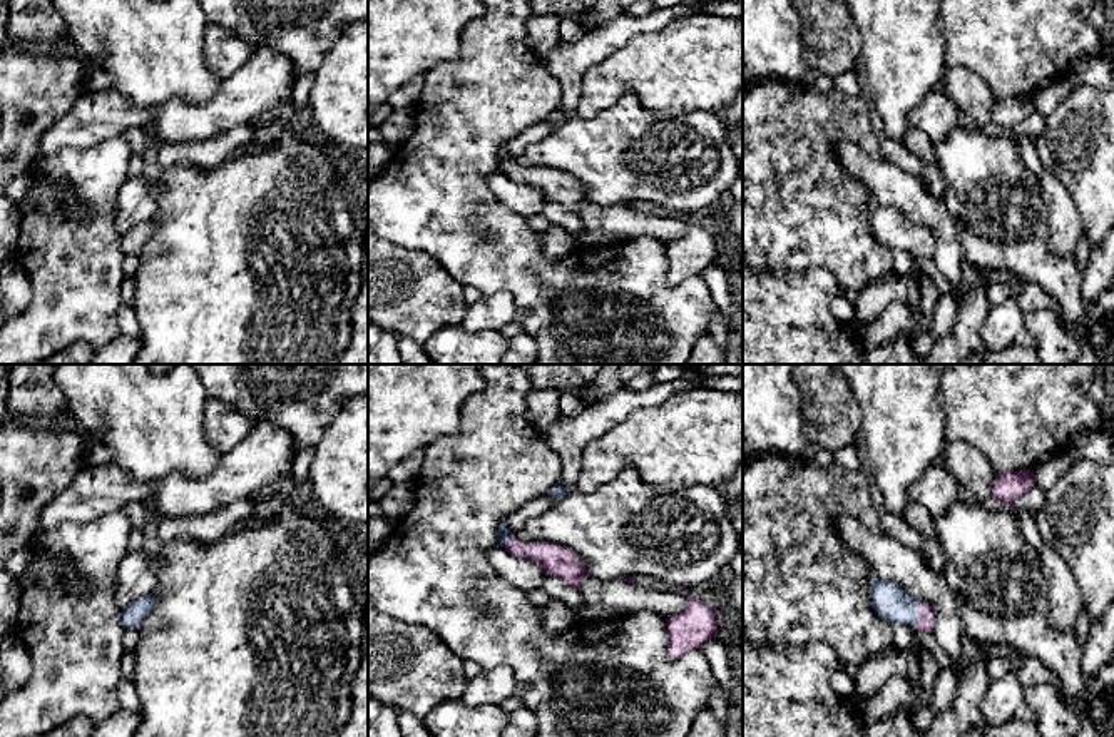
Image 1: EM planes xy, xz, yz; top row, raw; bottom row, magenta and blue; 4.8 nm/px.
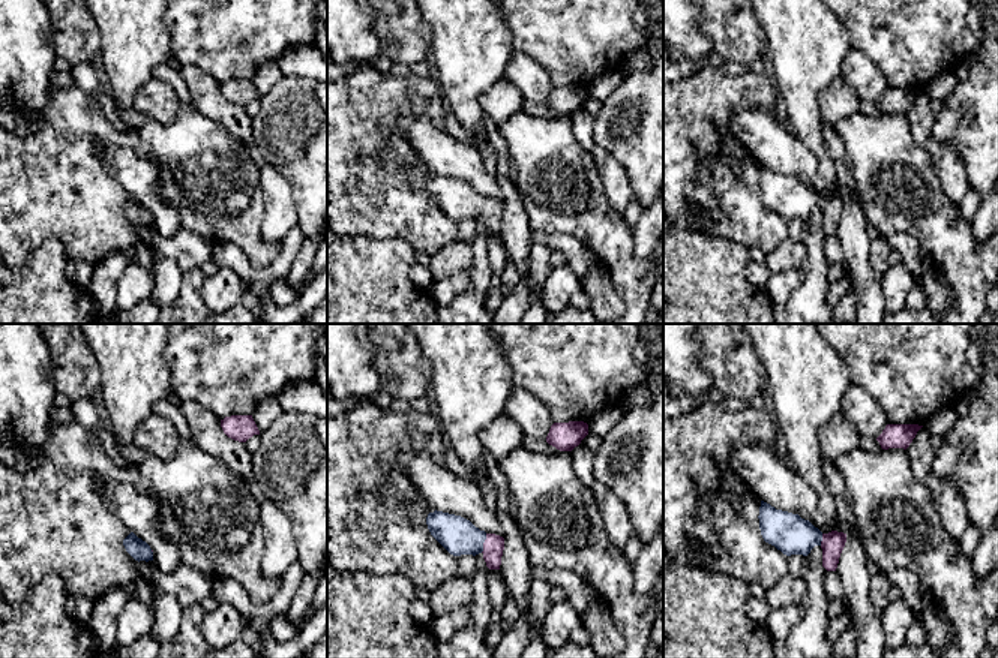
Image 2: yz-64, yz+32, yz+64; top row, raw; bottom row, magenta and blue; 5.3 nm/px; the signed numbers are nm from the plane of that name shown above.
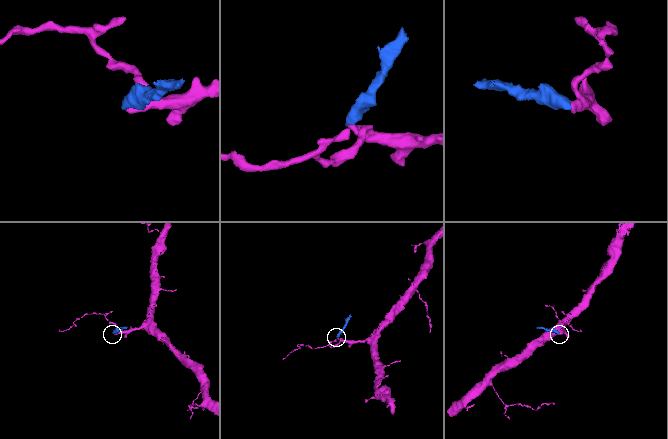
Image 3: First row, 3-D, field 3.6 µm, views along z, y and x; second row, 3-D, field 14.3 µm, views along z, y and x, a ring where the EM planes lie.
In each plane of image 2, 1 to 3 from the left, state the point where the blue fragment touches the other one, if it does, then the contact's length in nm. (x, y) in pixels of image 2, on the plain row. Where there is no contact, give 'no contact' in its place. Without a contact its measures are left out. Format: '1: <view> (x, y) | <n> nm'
1: no contact
2: yz+32 (483, 207) | 110 nm
3: yz+64 (823, 204) | 70 nm

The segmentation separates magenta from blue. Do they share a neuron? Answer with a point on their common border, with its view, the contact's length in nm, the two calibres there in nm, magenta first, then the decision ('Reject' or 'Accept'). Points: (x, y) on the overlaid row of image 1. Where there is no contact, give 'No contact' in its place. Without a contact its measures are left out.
Touches magenta at yz (919, 615). Shared border 130 nm. Thickness 80 nm (magenta) against 170 nm. Accept

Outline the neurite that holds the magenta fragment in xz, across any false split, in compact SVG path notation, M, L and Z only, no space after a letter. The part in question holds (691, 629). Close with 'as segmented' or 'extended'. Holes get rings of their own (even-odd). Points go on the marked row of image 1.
M686 598L686 610L666 618L669 660L676 660L689 650L703 648L719 632L718 610L698 598Z; as segmented

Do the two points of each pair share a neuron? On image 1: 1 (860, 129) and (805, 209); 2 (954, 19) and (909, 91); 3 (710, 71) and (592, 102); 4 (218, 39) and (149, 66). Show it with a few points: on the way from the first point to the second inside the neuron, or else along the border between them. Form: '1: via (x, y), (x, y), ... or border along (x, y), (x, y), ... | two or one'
1: via (833, 132), (805, 162), (805, 182) | one
2: border along (937, 17), (949, 64) | two
3: via (681, 71), (624, 71), (621, 74) | one
4: border along (208, 24), (204, 30), (204, 62), (221, 79) | two

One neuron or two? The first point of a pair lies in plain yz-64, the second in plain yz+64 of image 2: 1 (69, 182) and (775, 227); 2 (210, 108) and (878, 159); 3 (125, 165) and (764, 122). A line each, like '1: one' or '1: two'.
1: one
2: two
3: one

